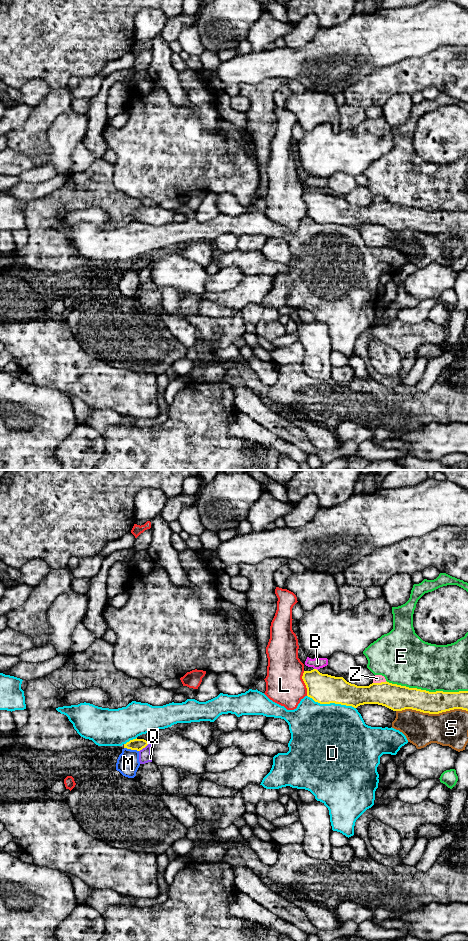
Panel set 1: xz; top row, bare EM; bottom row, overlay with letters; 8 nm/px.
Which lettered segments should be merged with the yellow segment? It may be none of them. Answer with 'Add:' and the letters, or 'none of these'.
Add: none of these

